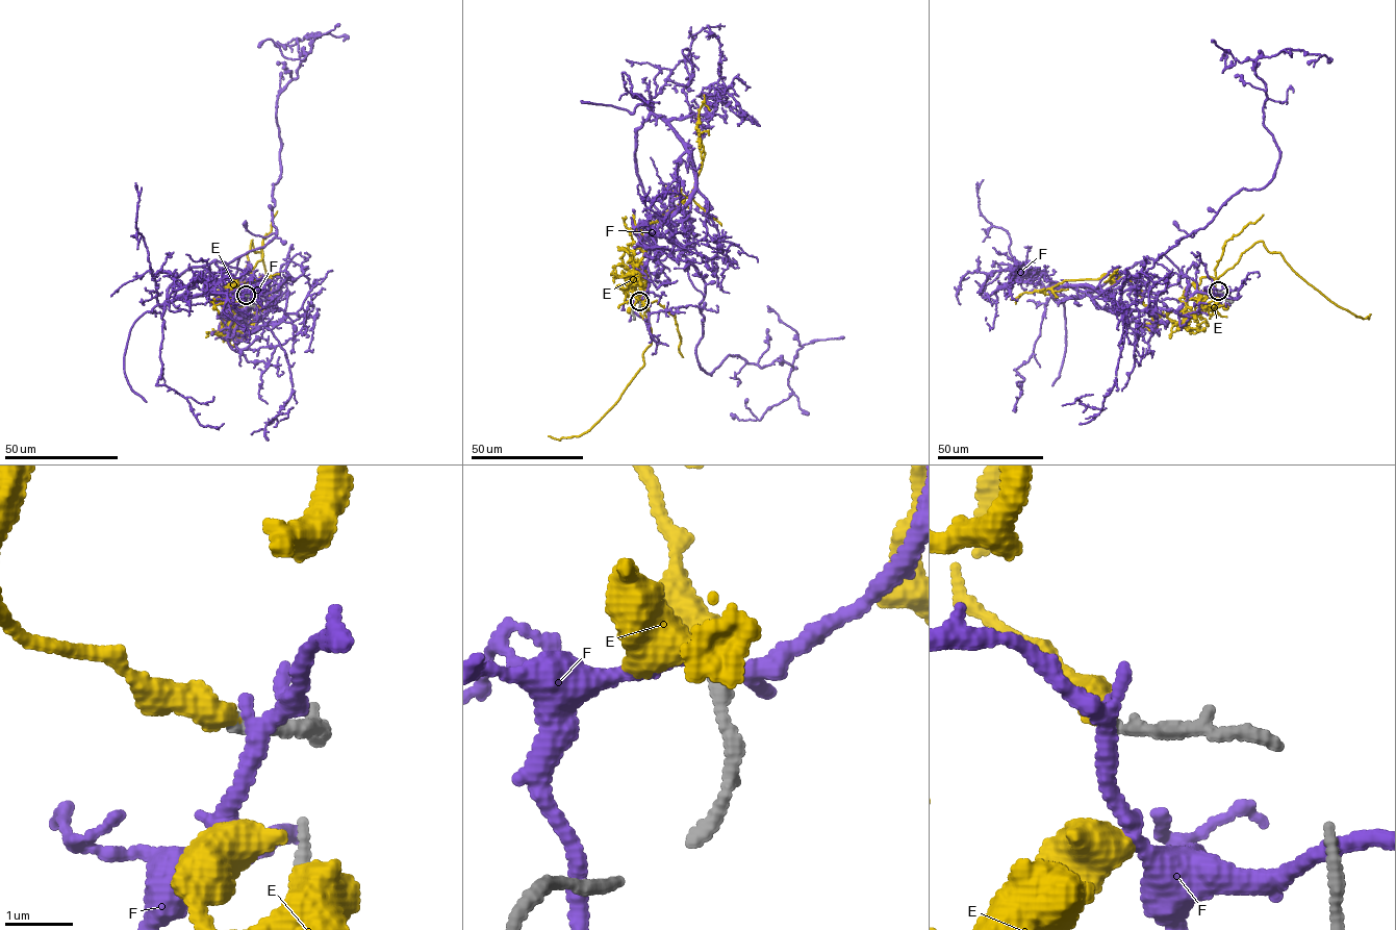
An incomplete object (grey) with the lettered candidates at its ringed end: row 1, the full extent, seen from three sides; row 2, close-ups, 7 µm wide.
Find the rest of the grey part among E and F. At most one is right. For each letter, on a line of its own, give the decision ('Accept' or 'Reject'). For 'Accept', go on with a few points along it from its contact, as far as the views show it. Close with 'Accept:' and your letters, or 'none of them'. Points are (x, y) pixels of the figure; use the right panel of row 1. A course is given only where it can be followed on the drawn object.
E: Accept
F: Reject
Accept: E

